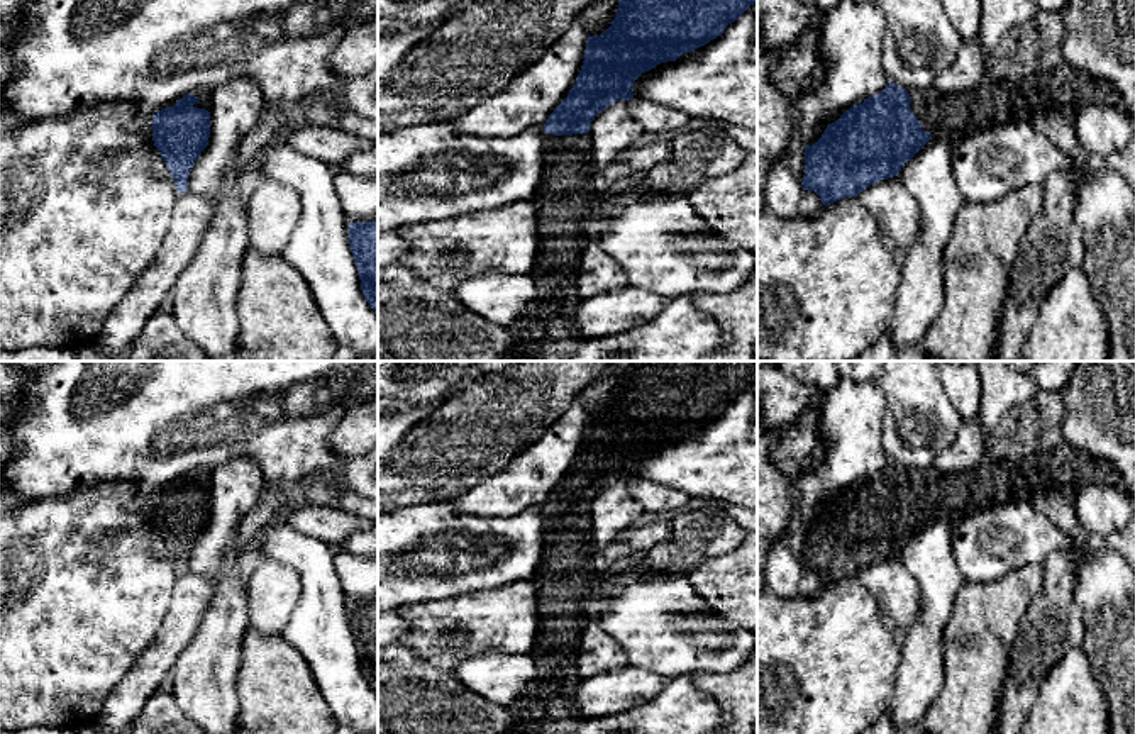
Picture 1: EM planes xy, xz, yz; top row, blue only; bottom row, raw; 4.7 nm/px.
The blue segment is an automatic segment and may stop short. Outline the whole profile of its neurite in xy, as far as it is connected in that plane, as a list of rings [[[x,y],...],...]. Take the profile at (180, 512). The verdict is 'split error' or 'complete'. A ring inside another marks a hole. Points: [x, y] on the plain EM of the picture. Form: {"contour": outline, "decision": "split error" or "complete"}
{"contour": [[[198,466],[180,480],[169,480],[152,497],[152,520],[164,539],[178,573],[188,570],[188,554],[208,525],[212,468]]], "decision": "split error"}

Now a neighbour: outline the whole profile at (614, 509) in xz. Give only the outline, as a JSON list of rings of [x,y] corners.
[[[618,480],[601,490],[590,505],[596,551],[617,542],[625,529],[647,519],[642,505],[630,495],[630,480]]]

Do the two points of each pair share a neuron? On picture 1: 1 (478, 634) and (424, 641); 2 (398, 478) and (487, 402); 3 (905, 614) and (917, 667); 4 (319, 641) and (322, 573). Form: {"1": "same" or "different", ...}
{"1": "same", "2": "same", "3": "different", "4": "same"}

